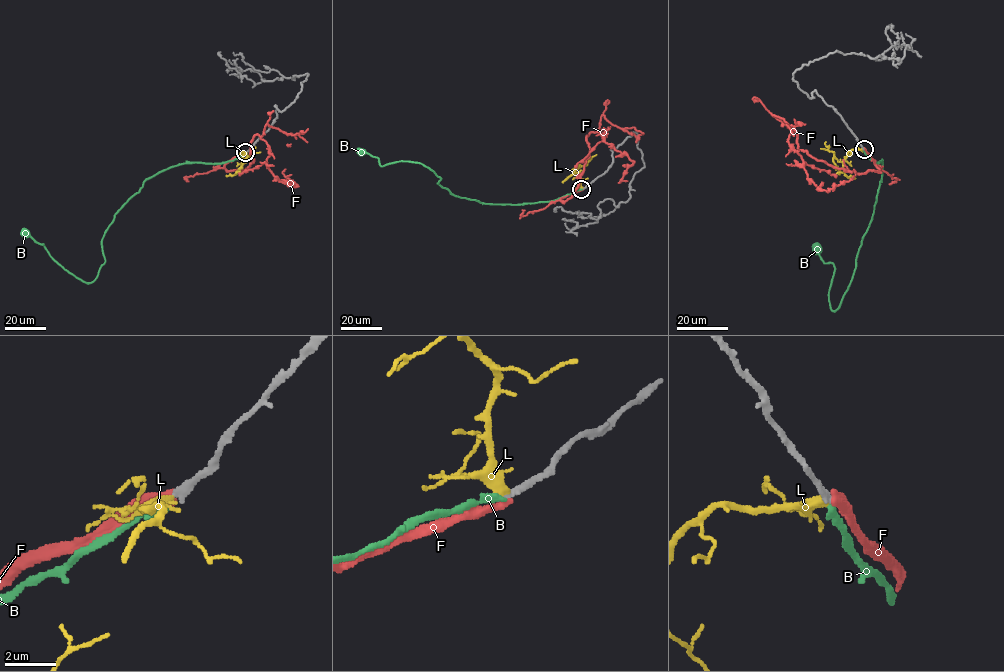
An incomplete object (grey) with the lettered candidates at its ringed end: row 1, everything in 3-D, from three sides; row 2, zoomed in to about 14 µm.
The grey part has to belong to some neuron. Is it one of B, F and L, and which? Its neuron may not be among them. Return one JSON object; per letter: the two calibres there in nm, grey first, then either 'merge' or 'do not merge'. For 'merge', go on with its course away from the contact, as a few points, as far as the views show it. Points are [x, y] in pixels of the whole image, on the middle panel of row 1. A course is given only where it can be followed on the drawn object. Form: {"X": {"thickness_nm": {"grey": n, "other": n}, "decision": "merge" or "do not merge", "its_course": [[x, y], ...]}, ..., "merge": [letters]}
{"B": {"thickness_nm": {"grey": 220, "other": 300}, "decision": "merge", "its_course": [[581, 189], [547, 202], [483, 203], [451, 193], [423, 165], [381, 166], [377, 157], [362, 151]]}, "F": {"thickness_nm": {"grey": 240, "other": 360}, "decision": "do not merge"}, "L": {"thickness_nm": {"grey": 240, "other": 440}, "decision": "do not merge"}, "merge": ["B"]}

